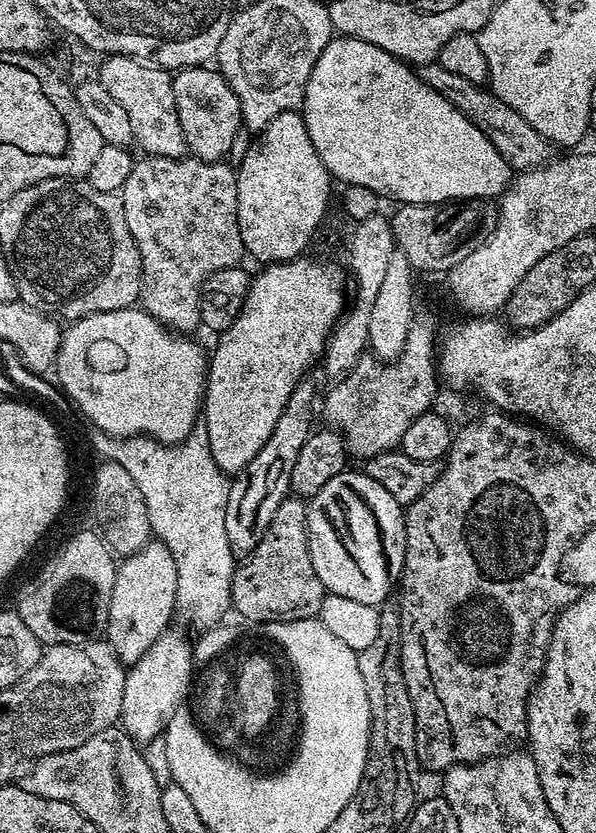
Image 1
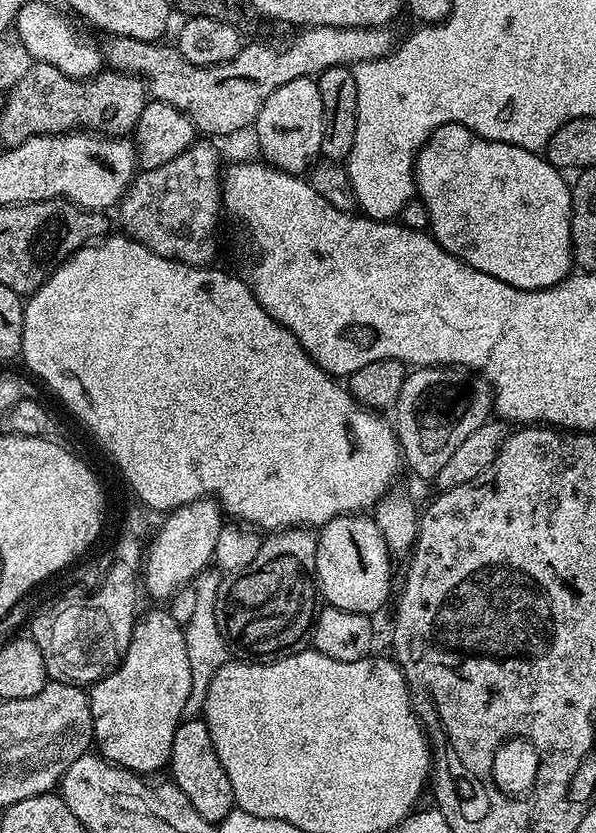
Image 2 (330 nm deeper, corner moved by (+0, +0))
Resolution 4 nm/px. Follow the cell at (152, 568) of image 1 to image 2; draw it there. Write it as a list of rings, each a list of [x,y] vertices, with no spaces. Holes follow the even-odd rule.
[[[156,606],[153,612],[148,612],[145,616],[143,613],[137,619],[124,661],[111,674],[91,685],[92,692],[88,700],[93,714],[94,744],[99,755],[111,764],[128,768],[137,774],[156,772],[163,764],[165,767],[171,761],[174,734],[176,727],[184,720],[186,698],[190,698],[191,689],[190,658],[186,655],[183,627],[171,617],[168,610]]]

